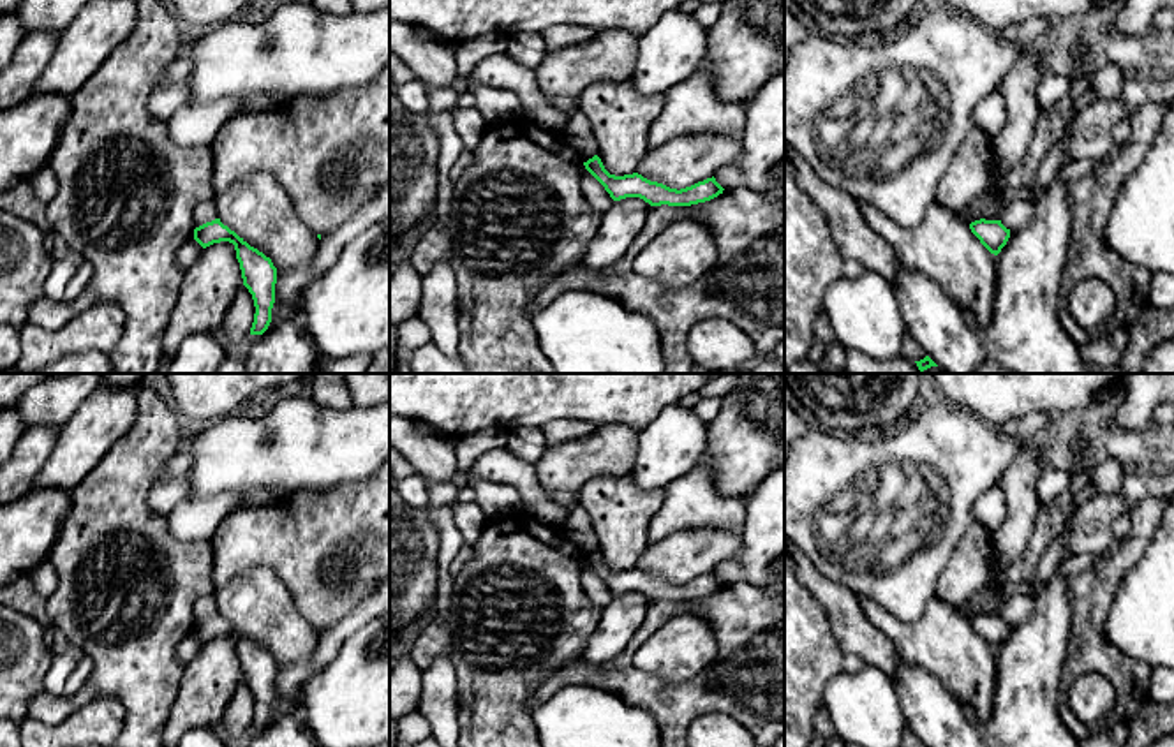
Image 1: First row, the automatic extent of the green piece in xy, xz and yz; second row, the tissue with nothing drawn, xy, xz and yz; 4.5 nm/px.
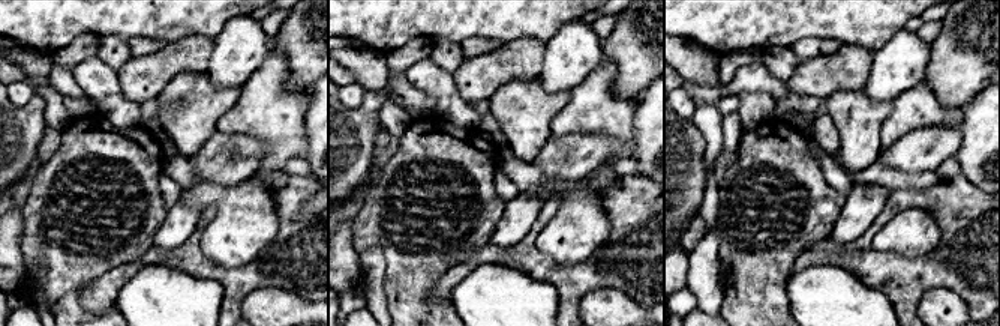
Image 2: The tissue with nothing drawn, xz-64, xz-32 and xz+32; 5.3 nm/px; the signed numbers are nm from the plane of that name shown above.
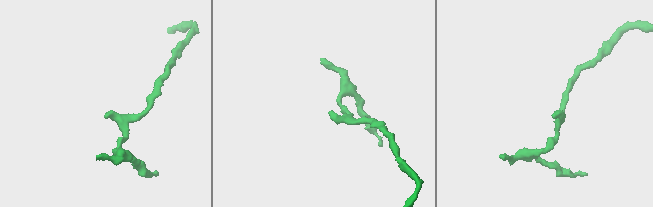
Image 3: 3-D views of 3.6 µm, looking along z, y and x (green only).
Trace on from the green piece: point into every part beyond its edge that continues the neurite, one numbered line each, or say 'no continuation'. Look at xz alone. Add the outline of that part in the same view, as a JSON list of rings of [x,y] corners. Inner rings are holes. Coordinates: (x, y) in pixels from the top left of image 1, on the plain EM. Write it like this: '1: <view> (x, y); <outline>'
no continuation

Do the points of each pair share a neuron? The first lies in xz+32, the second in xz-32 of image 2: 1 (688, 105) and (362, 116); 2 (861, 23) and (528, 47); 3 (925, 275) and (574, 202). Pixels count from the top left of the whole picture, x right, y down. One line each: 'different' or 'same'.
1: different
2: different
3: different

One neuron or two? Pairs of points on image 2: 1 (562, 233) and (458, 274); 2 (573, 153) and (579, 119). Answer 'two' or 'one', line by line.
1: two
2: two

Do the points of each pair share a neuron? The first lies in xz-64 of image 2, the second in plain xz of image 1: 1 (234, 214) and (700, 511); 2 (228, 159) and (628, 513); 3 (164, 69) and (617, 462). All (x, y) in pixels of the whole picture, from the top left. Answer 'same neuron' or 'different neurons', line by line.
1: same neuron
2: different neurons
3: same neuron

